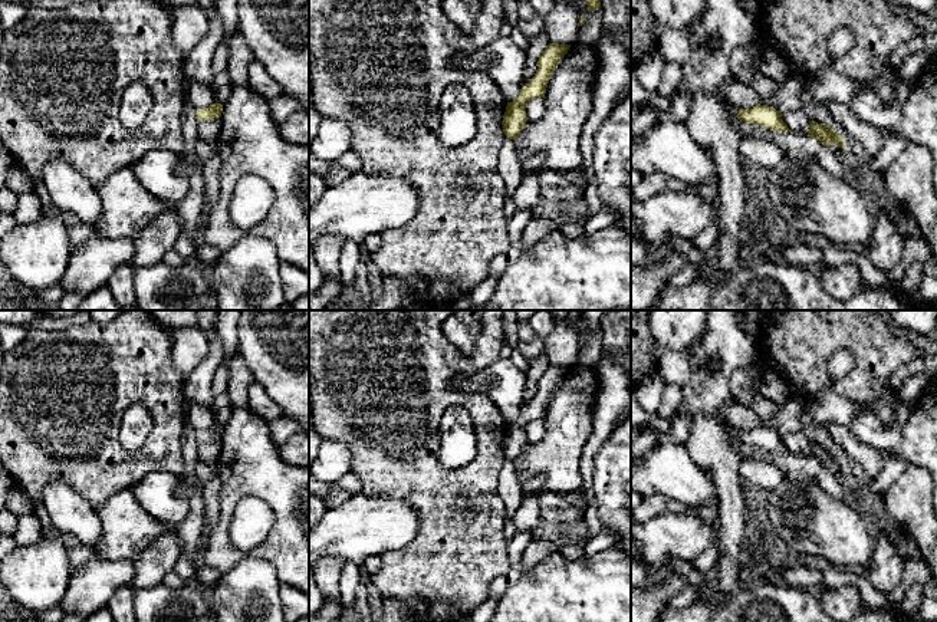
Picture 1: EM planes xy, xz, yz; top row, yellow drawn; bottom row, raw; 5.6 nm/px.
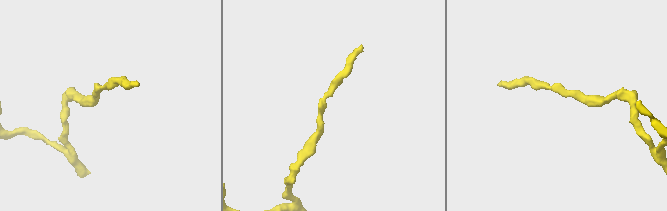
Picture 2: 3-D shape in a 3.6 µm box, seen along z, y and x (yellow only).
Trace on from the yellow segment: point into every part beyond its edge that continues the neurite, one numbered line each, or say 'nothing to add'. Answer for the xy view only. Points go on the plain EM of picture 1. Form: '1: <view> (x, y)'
nothing to add

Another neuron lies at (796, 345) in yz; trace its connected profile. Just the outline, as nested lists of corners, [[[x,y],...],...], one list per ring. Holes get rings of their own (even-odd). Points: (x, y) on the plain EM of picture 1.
[[[766,310],[759,326],[757,365],[759,371],[770,371],[780,378],[786,386],[789,399],[800,399],[806,404],[811,398],[831,388],[841,396],[859,404],[869,404],[874,394],[874,382],[891,376],[900,366],[920,358],[918,346],[890,323],[884,310]],[[839,351],[852,352],[855,366],[841,379],[834,379],[828,371],[831,356]]]

